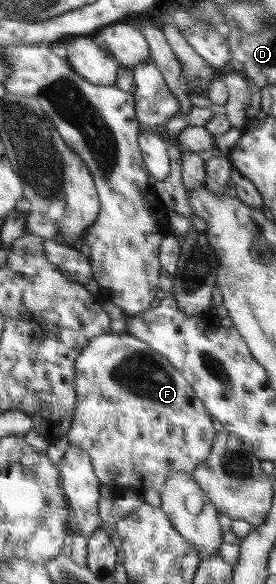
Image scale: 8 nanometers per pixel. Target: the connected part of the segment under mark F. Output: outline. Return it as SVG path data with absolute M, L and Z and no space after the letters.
M105 333L99 335L81 351L77 356L75 363L76 370L76 386L77 403L75 405L75 413L73 413L73 421L67 433L69 444L77 445L79 449L83 449L91 456L91 465L93 466L95 475L101 484L107 484L112 488L117 486L132 485L136 490L145 490L147 488L155 488L159 491L163 490L163 484L167 480L169 474L175 472L191 472L197 468L197 465L205 461L210 455L214 436L217 431L213 428L213 417L207 411L204 403L197 397L197 394L188 385L188 382L182 377L182 373L175 370L175 367L168 361L167 356L161 355L155 349L152 349L147 343L137 340L137 337L127 333Z

